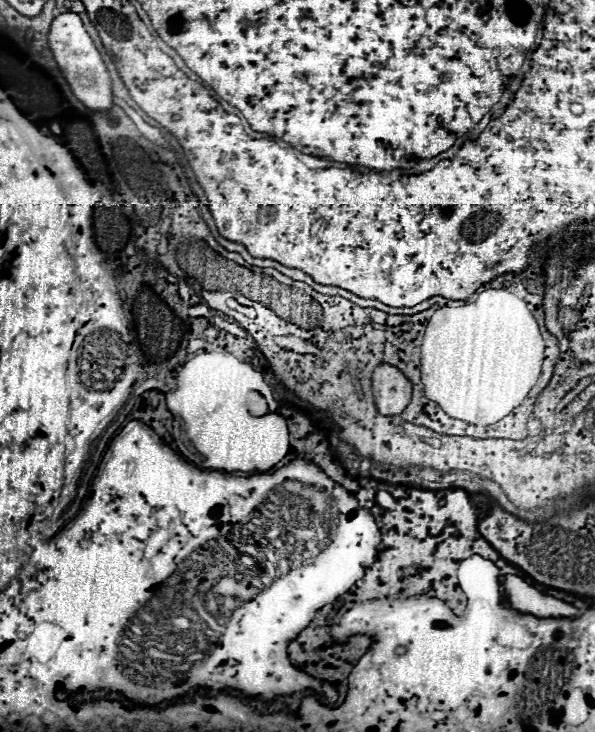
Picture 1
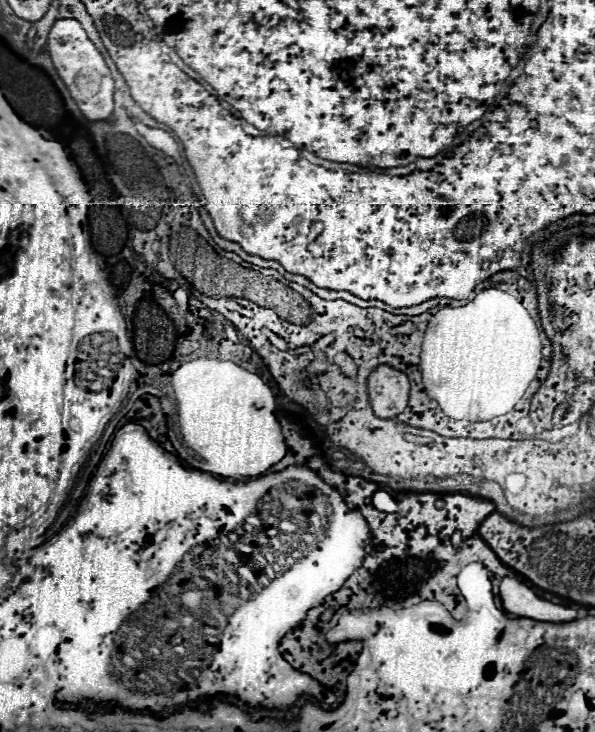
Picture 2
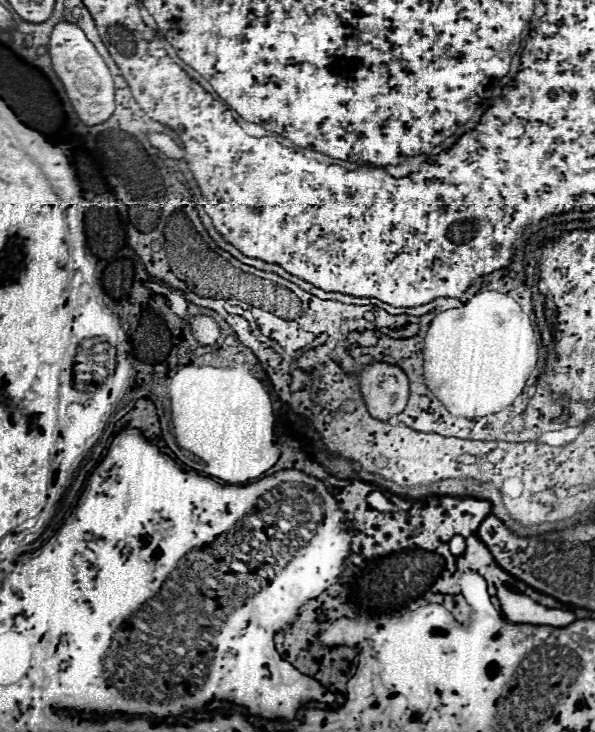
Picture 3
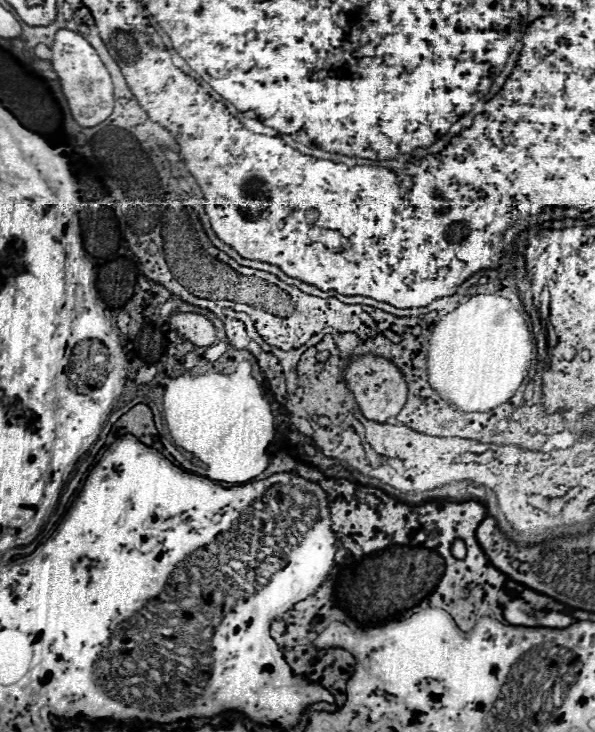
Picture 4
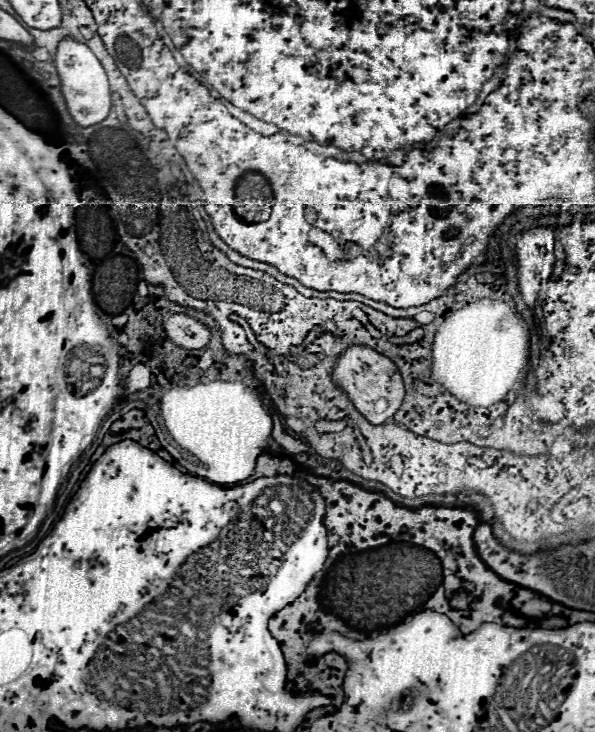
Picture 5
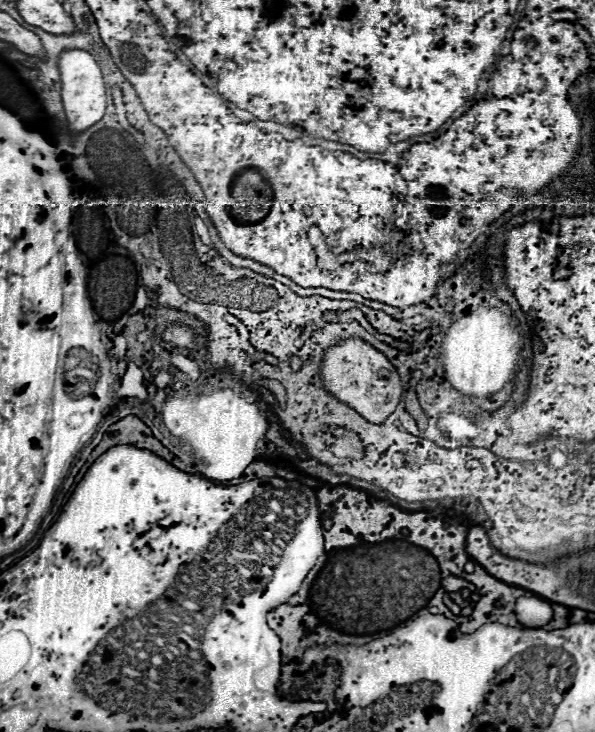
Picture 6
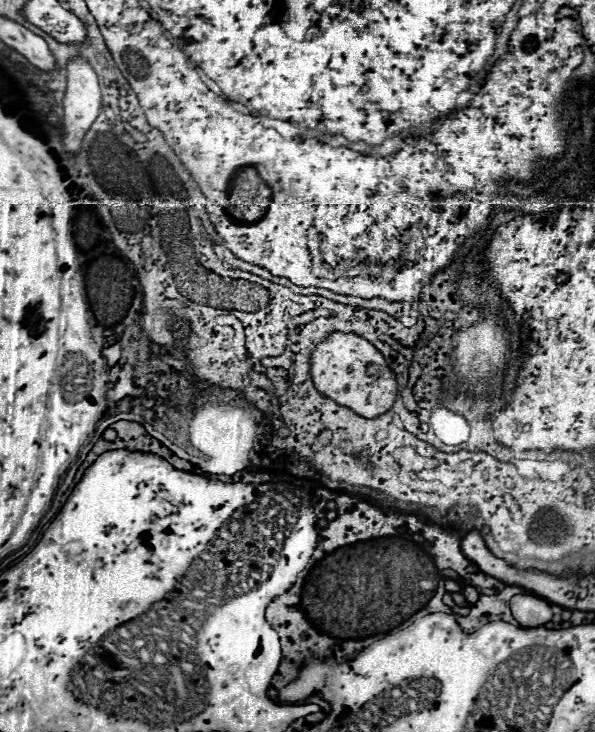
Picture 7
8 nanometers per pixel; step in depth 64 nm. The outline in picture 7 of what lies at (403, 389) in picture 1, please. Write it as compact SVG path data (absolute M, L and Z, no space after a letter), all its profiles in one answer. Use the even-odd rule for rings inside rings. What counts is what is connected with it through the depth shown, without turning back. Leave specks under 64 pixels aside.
M330 334L312 352L310 370L316 388L326 398L332 398L340 406L352 408L364 418L378 418L386 414L394 406L394 400L398 396L396 374L388 368L384 356L366 338L360 338L358 334Z

